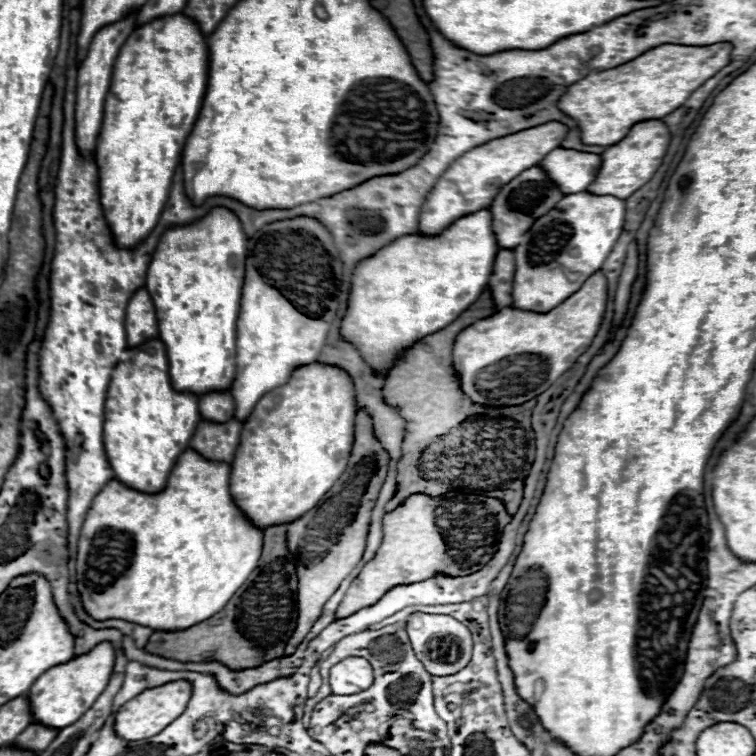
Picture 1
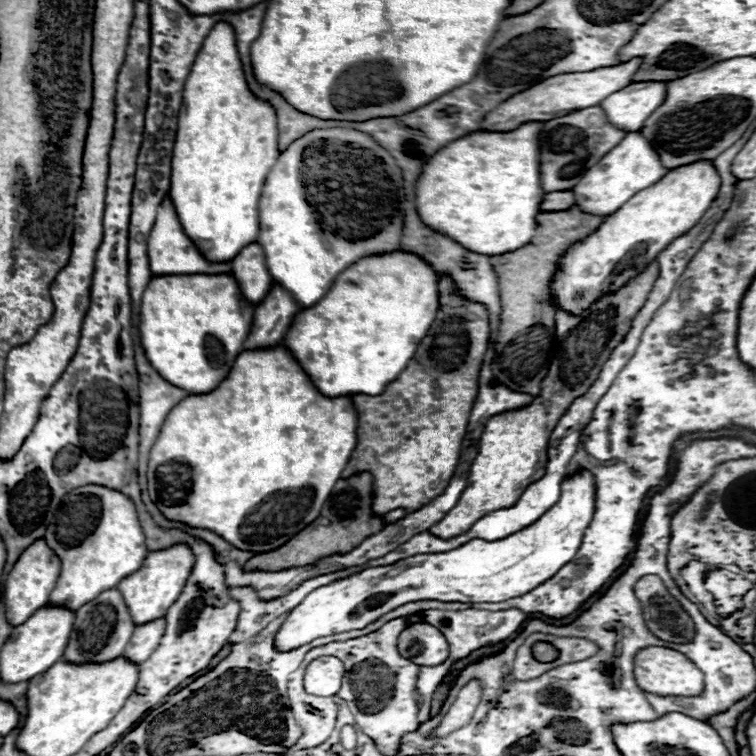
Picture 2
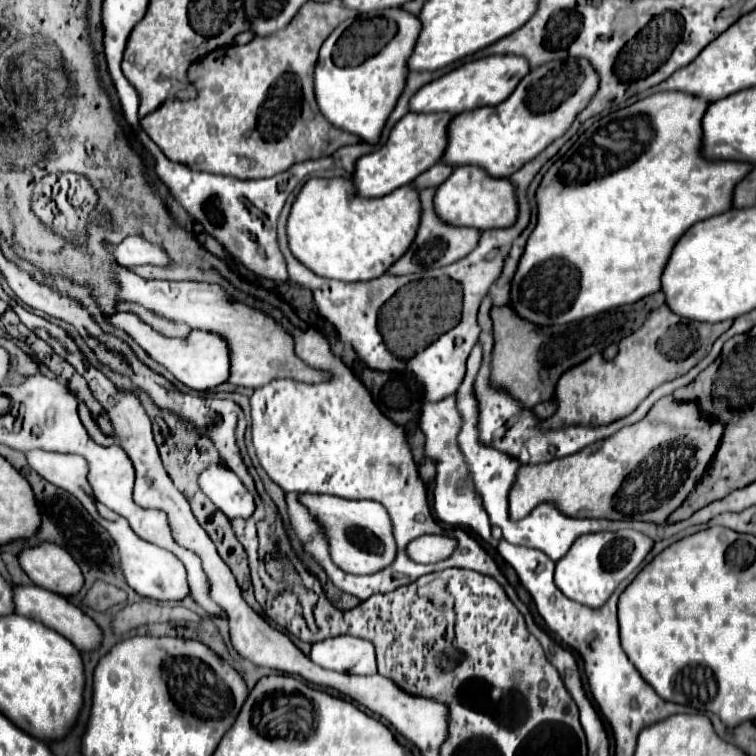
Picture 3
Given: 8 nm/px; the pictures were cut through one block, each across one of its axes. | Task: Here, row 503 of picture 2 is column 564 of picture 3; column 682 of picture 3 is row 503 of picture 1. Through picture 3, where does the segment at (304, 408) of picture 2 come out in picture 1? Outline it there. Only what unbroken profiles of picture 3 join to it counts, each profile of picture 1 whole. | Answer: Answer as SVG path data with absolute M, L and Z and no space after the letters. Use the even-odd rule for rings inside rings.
M192 450L184 452L184 456L180 456L180 460L176 460L166 488L158 494L136 492L132 488L126 488L118 480L110 480L102 488L102 492L96 496L96 500L92 502L88 516L84 518L84 528L80 530L80 540L78 540L78 548L76 548L76 586L78 586L78 594L80 594L82 606L88 612L88 616L92 616L94 620L118 618L118 620L134 622L140 626L148 626L152 630L178 632L178 630L186 630L198 622L204 622L206 618L220 612L220 608L224 608L224 604L234 596L234 592L250 576L252 568L256 568L260 554L262 554L262 530L256 530L236 508L236 504L228 492L228 480L230 480L230 464L214 464L210 460L204 460L202 456L196 456L196 452L192 452Z

